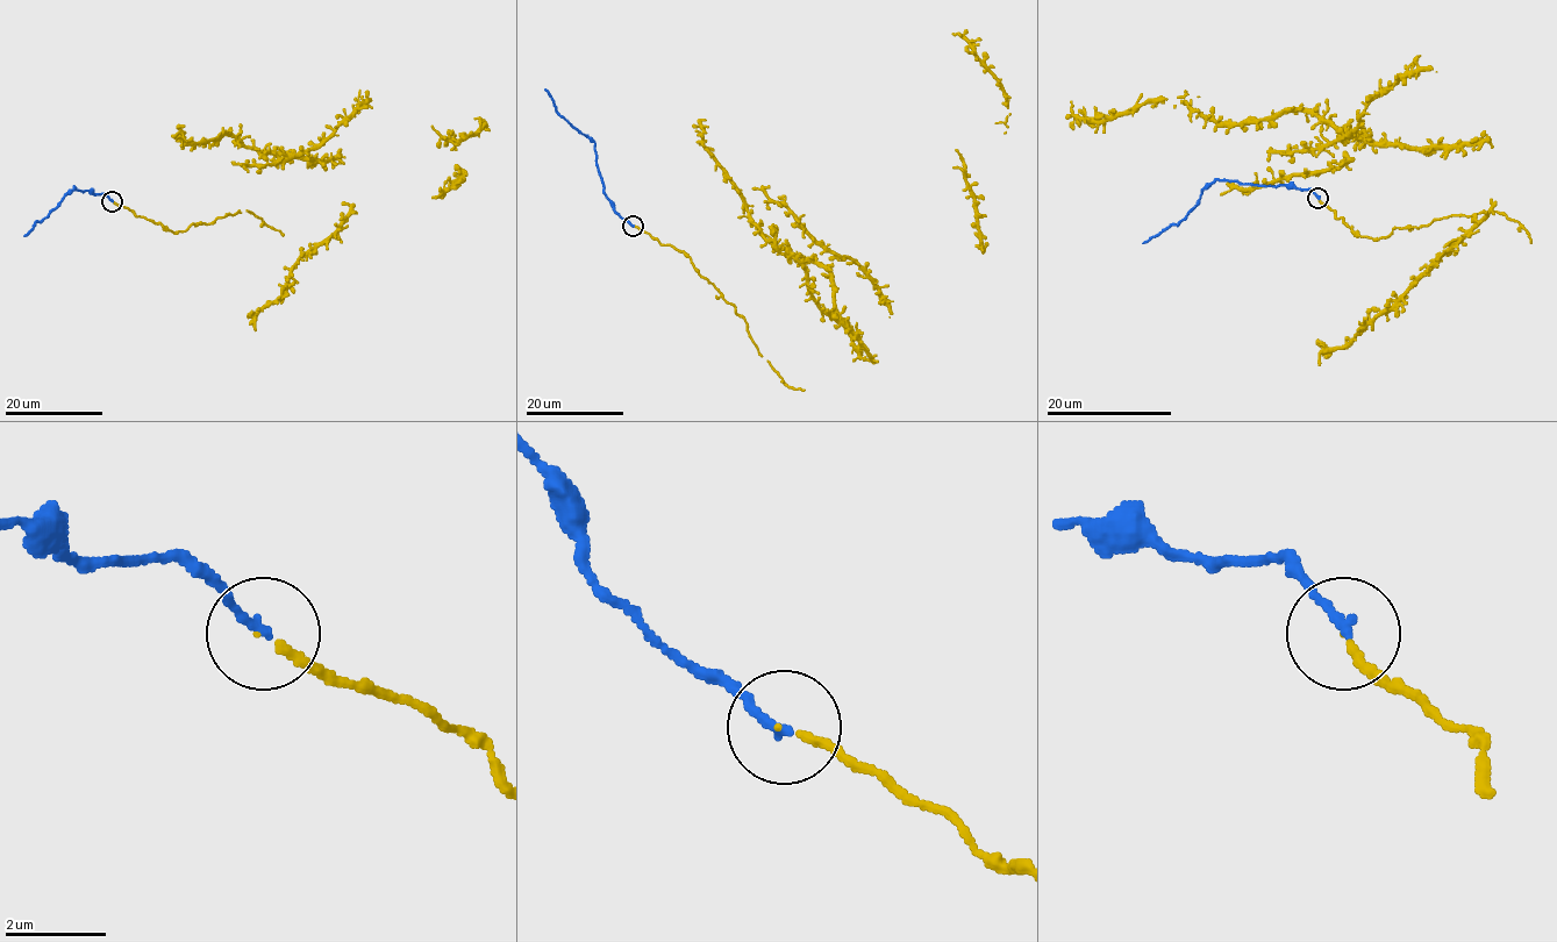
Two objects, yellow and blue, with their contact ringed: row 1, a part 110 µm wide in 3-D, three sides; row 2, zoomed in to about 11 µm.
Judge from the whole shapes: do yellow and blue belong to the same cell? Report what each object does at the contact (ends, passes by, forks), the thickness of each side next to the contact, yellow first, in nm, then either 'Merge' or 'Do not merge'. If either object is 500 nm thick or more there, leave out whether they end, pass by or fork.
At the ring yellow ends. At the ring blue ends. Thickness 120 nm (yellow) against 180 nm. Merge

